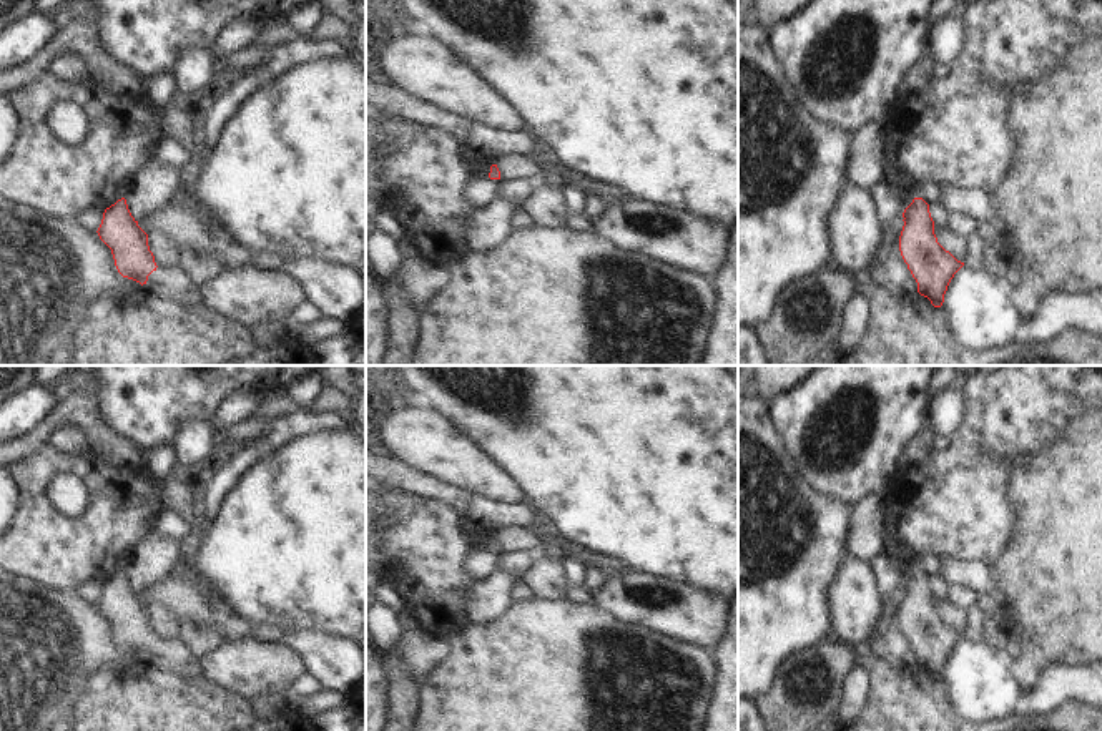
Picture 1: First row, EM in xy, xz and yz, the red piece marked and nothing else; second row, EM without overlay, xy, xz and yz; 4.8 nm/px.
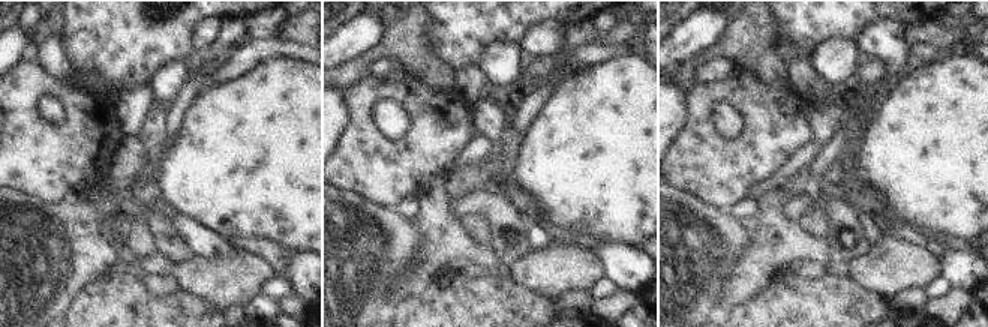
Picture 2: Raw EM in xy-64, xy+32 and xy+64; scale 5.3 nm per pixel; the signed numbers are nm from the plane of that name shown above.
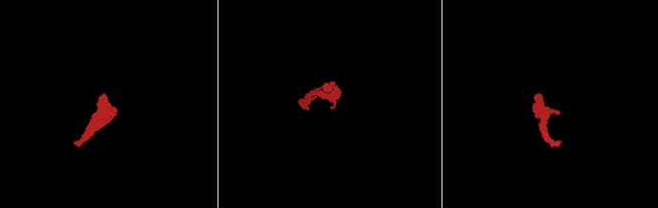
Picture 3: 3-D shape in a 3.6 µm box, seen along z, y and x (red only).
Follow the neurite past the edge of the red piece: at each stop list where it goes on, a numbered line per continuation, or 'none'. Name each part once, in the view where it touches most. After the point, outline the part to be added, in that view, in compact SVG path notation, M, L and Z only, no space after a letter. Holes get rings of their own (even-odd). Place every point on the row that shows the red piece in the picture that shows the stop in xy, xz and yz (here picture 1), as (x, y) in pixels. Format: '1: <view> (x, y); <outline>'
1: xy (173, 281); M156 267L146 281L146 286L156 287L158 291L170 294L173 297L181 297L183 294L194 289L194 282L188 274L178 267Z

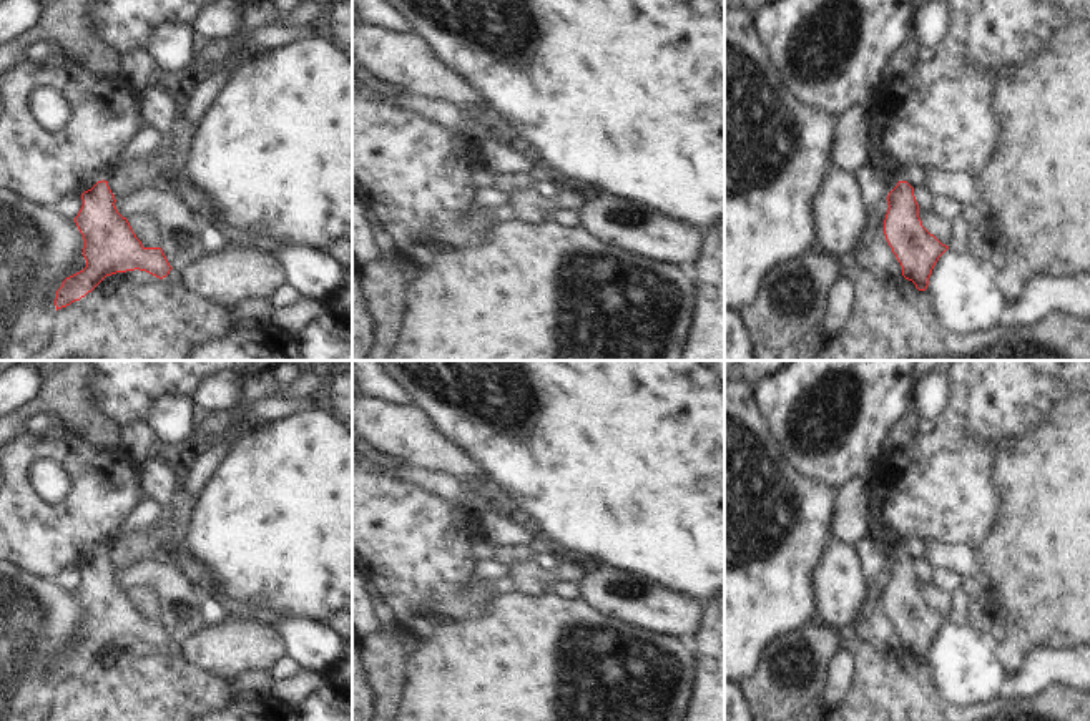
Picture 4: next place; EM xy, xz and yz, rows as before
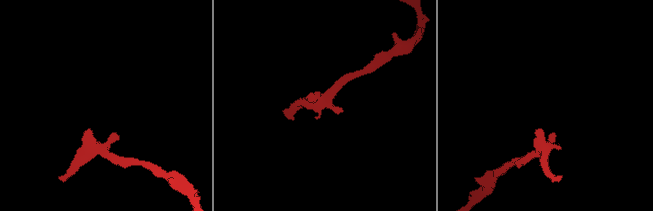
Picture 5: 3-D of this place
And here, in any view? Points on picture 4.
none

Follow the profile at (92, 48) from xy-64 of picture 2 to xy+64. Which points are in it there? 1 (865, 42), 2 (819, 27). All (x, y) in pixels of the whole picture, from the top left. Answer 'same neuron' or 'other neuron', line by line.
1: other neuron
2: same neuron

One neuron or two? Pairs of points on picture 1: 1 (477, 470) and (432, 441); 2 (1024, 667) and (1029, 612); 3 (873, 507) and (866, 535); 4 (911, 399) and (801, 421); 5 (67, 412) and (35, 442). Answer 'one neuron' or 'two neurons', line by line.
1: one neuron
2: one neuron
3: one neuron
4: one neuron
5: one neuron

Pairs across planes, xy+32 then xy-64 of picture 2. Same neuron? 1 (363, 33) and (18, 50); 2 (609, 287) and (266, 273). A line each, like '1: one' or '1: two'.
1: one
2: two

